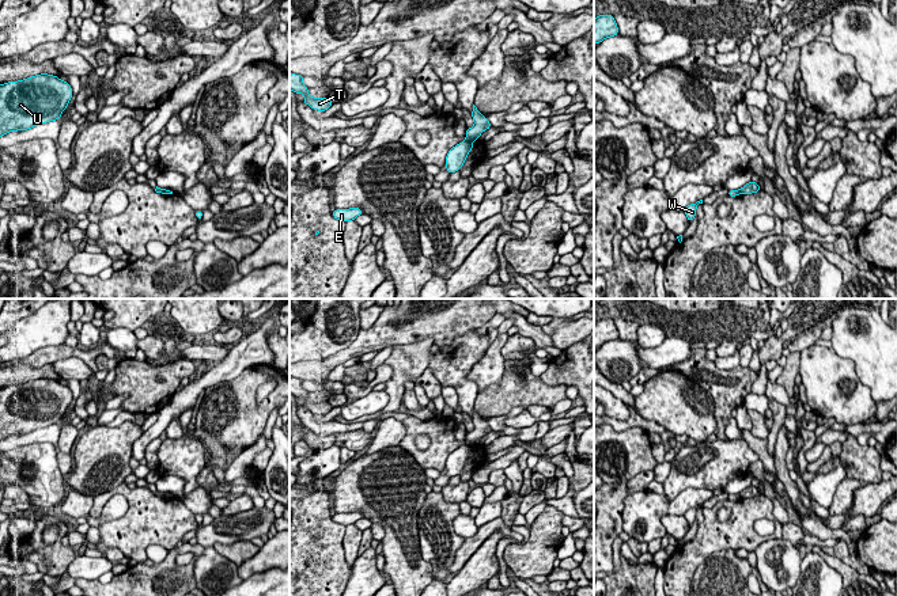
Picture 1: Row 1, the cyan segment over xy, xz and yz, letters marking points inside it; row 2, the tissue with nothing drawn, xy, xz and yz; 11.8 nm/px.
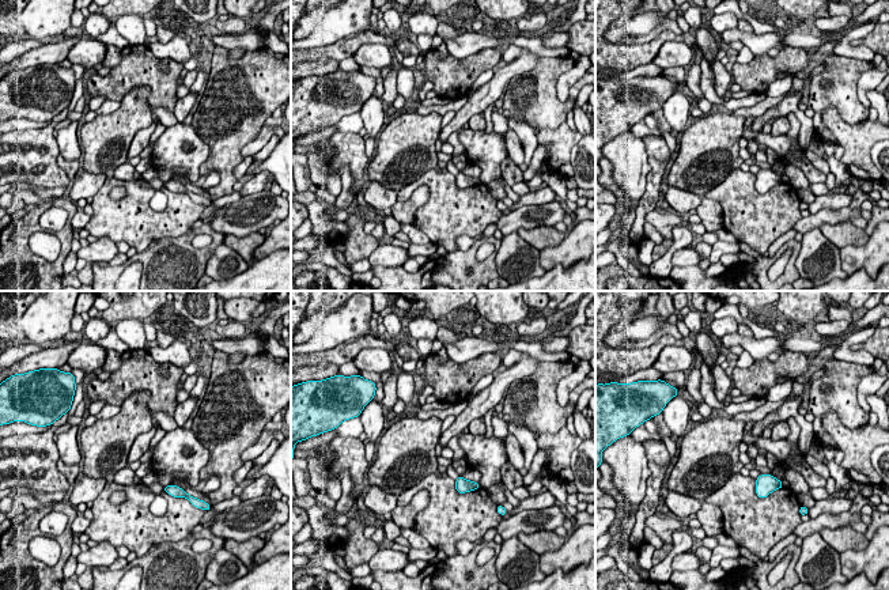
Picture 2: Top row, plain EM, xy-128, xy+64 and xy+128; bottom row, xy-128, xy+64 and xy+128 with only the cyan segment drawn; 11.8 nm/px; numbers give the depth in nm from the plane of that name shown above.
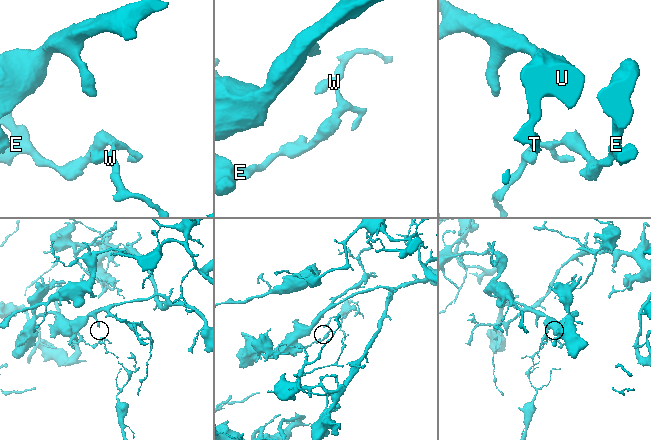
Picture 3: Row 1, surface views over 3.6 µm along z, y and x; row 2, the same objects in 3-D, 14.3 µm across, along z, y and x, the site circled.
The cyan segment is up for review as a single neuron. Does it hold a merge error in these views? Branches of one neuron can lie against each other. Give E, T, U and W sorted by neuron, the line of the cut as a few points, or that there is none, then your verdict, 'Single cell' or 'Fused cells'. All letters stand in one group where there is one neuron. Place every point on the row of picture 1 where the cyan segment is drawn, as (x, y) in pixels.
Groups: E T U / W. Split along xz (466, 139), (470, 141). Fused cells

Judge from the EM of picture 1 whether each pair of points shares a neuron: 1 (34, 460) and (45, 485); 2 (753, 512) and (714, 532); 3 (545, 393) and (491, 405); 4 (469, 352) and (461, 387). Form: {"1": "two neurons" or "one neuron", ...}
{"1": "one neuron", "2": "one neuron", "3": "one neuron", "4": "one neuron"}

